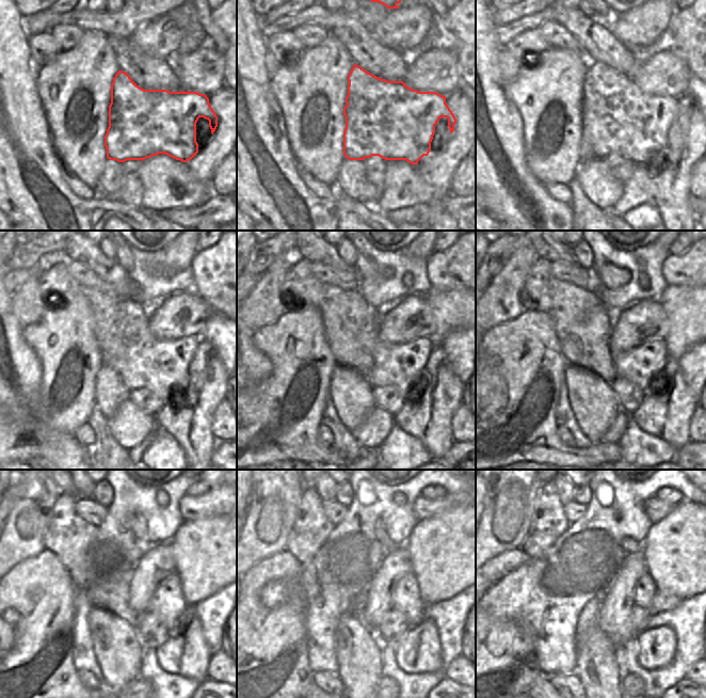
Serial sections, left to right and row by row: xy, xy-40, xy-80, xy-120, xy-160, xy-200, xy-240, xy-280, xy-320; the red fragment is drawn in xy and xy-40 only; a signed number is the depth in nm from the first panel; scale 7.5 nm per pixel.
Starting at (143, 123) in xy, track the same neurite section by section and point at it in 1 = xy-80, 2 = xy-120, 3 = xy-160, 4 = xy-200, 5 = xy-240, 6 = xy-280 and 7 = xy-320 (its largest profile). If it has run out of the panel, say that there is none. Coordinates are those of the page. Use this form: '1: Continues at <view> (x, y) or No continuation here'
1: Continues at xy-80 (619, 117)
2: Continues at xy-120 (142, 361)
3: Continues at xy-160 (399, 365)
4: Continues at xy-200 (641, 364)
5: Continues at xy-240 (167, 601)
6: Continues at xy-280 (406, 599)
7: Continues at xy-320 (645, 587).

